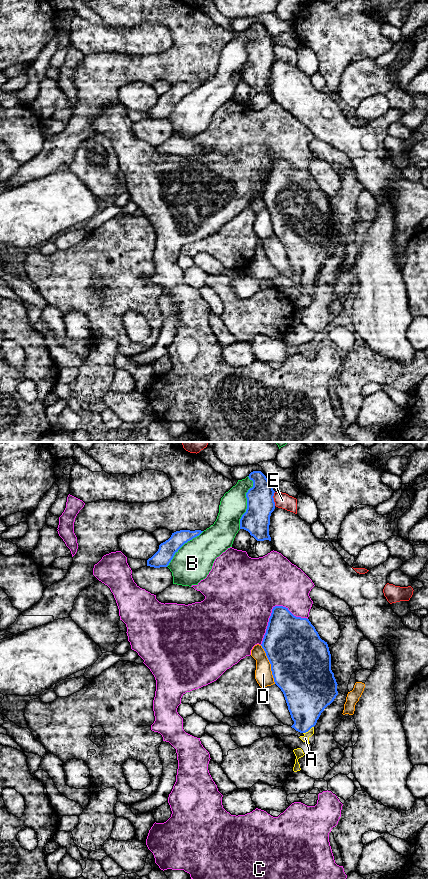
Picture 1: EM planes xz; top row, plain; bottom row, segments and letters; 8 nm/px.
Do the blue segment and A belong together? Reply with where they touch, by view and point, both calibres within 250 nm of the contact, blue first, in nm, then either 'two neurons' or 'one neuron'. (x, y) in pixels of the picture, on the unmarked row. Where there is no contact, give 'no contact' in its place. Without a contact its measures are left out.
meets blue in xz at (308, 282); 320 nm thick on the blue side, 60 nm on the other; one neuron

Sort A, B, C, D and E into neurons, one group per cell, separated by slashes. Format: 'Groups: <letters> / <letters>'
Groups: A / B / C / D / E

